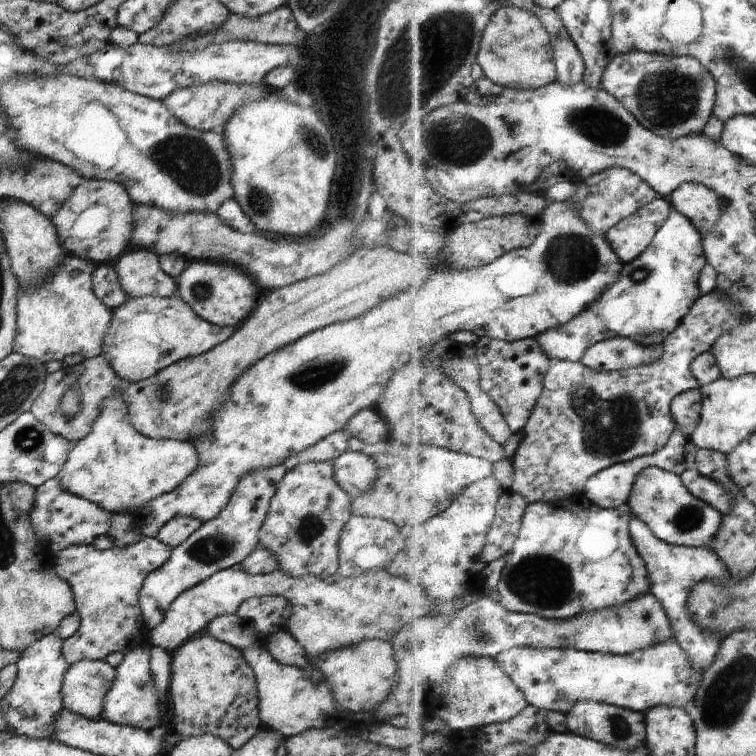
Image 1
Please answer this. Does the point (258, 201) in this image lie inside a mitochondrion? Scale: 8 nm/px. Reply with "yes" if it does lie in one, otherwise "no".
yes

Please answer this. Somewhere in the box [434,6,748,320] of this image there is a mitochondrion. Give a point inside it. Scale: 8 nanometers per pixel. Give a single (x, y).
(666, 99)

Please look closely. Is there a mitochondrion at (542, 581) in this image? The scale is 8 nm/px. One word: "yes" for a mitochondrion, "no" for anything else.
yes

